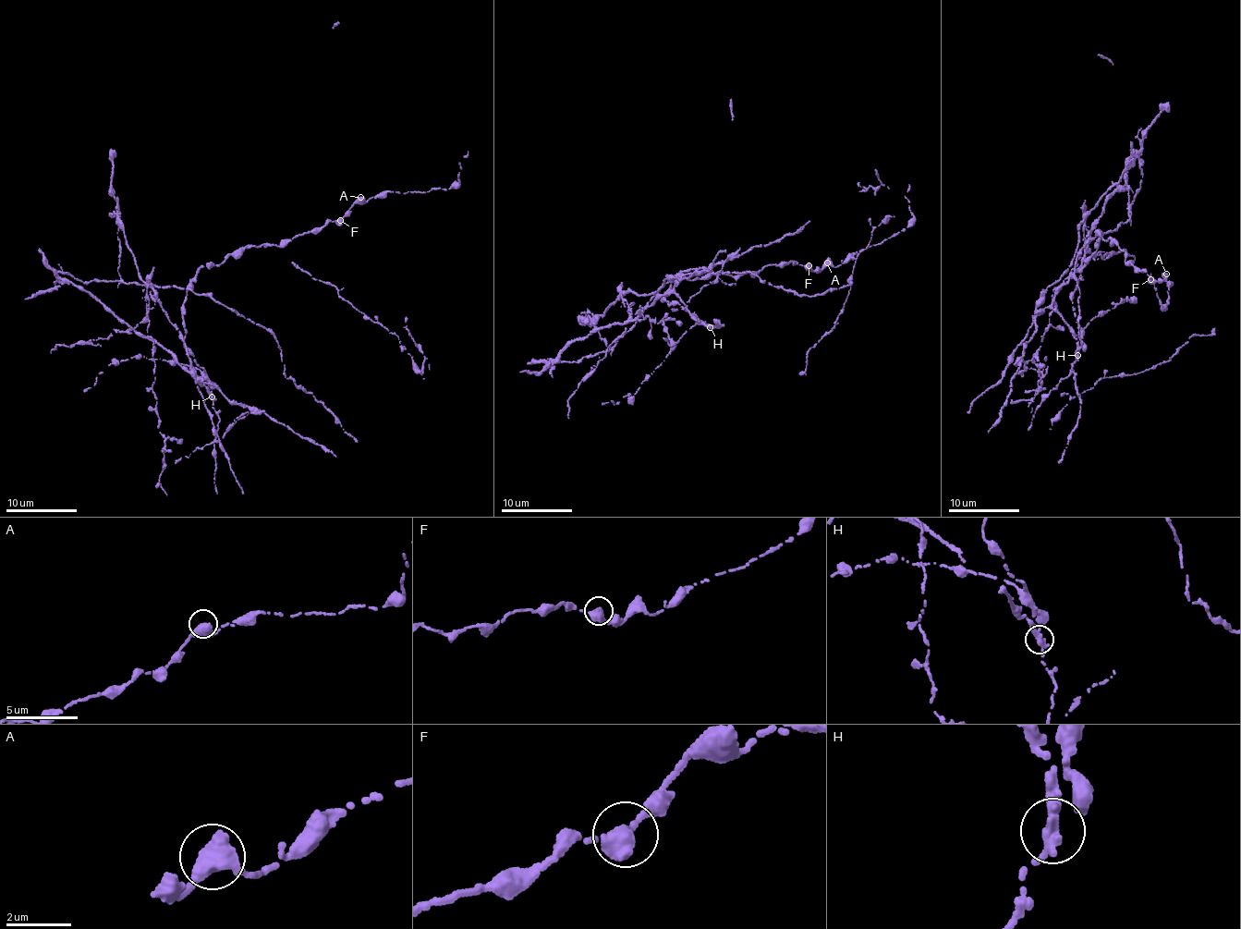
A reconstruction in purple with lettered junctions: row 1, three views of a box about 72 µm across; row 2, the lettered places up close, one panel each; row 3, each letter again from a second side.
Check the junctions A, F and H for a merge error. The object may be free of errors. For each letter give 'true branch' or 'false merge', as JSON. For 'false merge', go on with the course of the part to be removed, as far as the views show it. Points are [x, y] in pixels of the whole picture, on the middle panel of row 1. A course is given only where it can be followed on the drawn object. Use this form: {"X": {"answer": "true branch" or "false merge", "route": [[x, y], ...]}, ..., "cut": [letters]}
{"A": {"answer": "true branch"}, "F": {"answer": "true branch"}, "H": {"answer": "false merge"}, "cut": ["H"]}

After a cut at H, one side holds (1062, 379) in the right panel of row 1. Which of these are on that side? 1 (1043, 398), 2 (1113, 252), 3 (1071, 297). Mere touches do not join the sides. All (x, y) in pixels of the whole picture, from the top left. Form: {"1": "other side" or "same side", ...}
{"1": "same side", "2": "other side", "3": "same side"}

